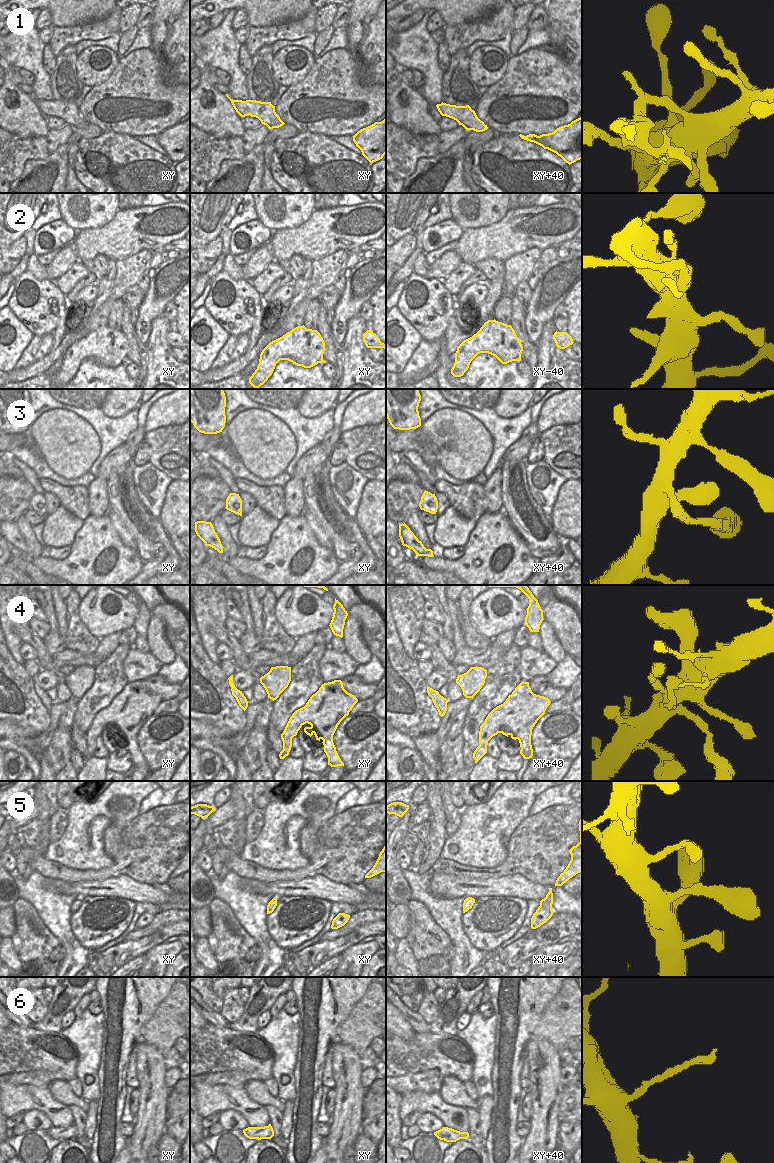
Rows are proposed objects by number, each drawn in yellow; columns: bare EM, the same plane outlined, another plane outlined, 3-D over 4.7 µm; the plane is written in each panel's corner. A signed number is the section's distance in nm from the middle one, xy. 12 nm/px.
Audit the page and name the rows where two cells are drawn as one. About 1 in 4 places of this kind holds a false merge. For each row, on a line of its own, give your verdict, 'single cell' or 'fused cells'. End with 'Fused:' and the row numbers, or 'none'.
1: fused cells
2: single cell
3: single cell
4: single cell
5: single cell
6: single cell
Fused: 1

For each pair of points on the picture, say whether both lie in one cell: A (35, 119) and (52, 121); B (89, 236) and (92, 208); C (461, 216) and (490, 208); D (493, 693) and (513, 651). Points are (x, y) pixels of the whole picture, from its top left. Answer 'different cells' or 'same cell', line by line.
A: different cells
B: different cells
C: same cell
D: same cell

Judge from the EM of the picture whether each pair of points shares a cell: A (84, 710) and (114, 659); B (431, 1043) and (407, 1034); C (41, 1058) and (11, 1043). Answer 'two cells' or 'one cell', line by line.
A: one cell
B: two cells
C: one cell

